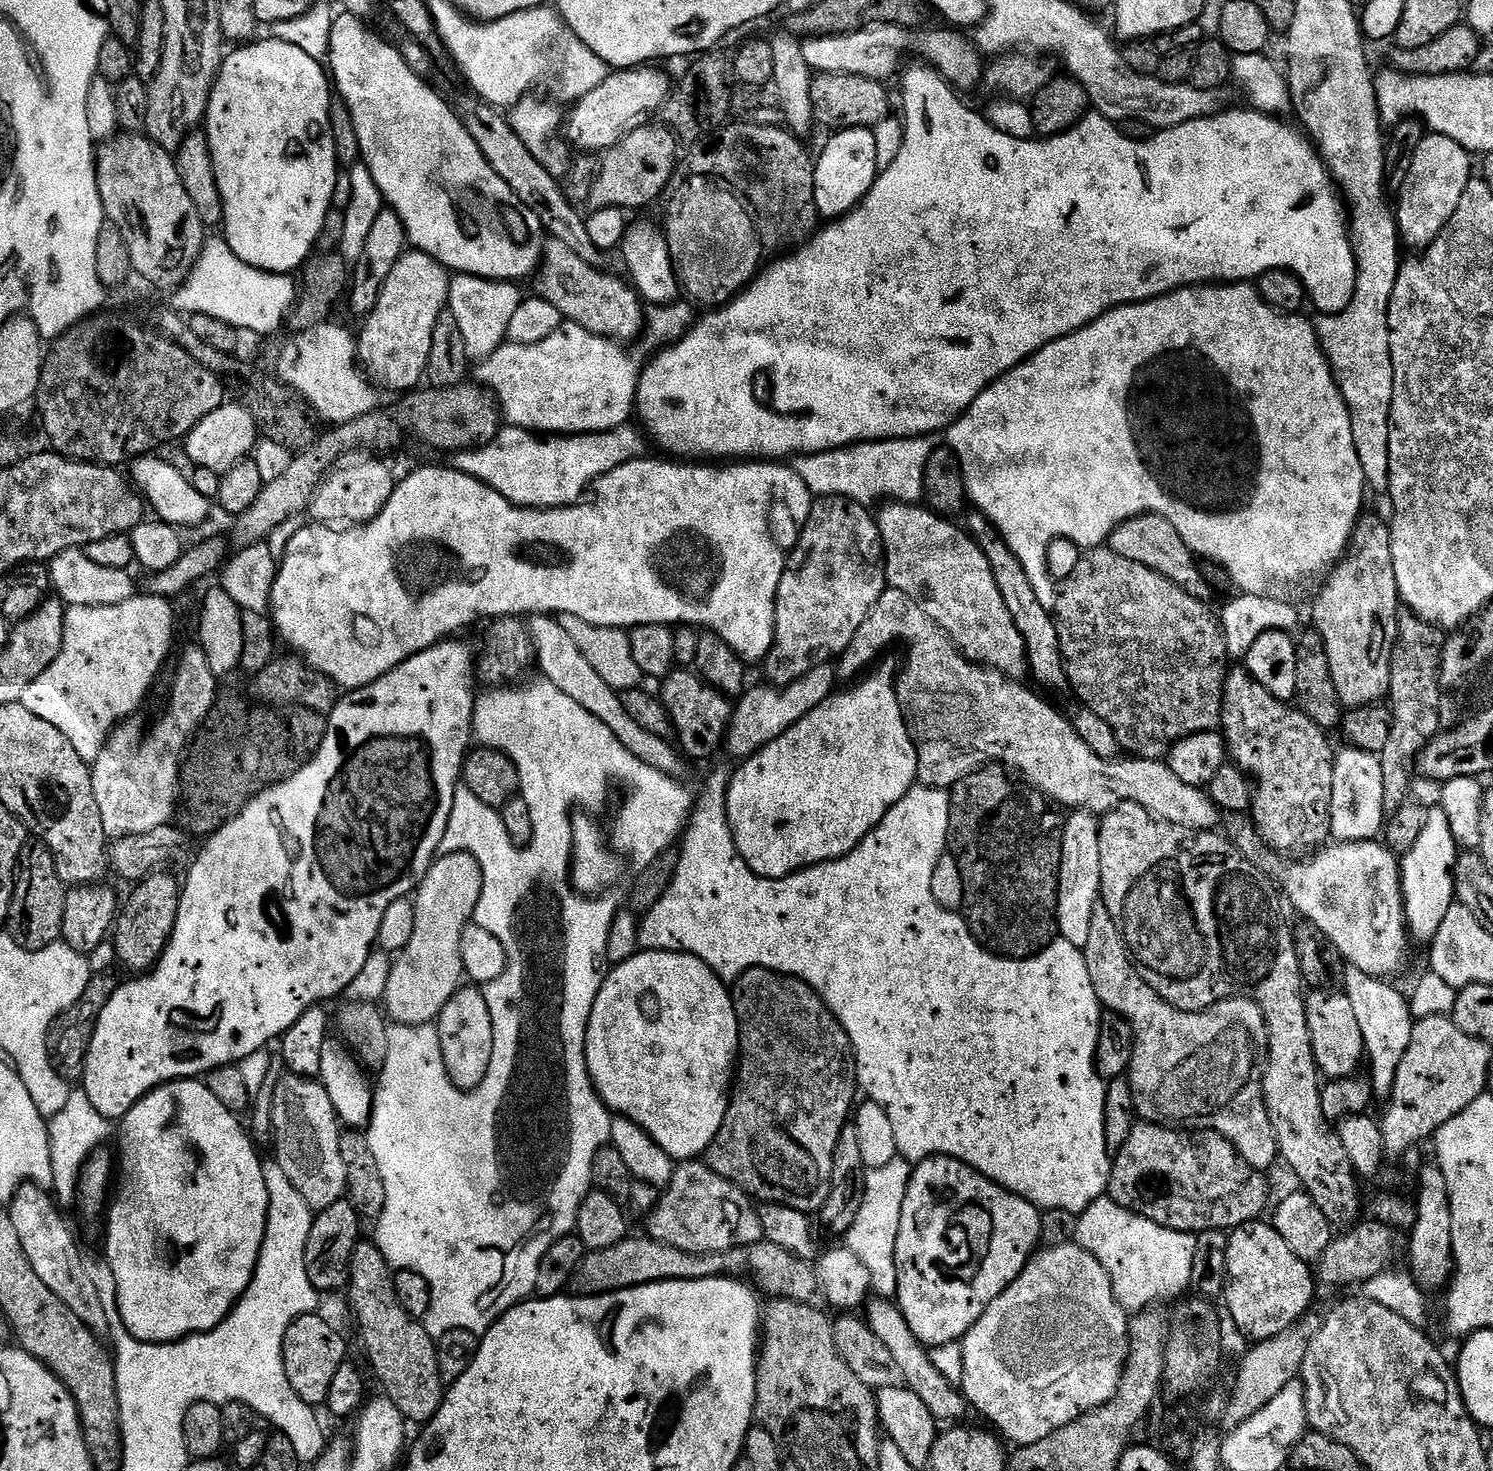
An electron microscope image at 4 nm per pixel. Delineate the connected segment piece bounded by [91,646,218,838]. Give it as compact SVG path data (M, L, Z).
M200 646L188 648L180 656L180 669L176 672L176 685L172 688L172 705L164 721L152 732L149 740L140 744L140 728L135 719L121 723L106 746L91 765L94 798L104 819L104 831L109 837L137 836L169 823L172 799L177 799L181 787L182 764L176 760L160 760L164 748L160 740L168 740L175 732L195 737L207 721L216 700L217 677L212 675L207 654Z

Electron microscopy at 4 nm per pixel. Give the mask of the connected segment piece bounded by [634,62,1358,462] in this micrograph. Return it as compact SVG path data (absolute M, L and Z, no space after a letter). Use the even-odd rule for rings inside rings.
M924 62L919 63L914 65L913 68L906 69L904 77L900 80L900 96L904 99L904 116L902 115L902 135L898 154L894 158L894 162L890 162L890 166L886 166L877 175L874 186L866 194L866 198L862 198L860 205L852 212L847 212L846 215L825 223L816 235L807 244L803 244L801 248L771 261L736 299L709 311L712 312L709 316L701 315L695 326L681 340L677 340L667 345L663 350L657 351L653 355L656 357L648 365L646 363L643 365L640 373L640 384L636 387L634 412L638 420L640 416L641 422L639 421L639 423L642 425L643 431L650 437L651 443L653 440L664 451L661 453L672 458L683 458L688 462L728 462L733 458L759 458L764 462L784 462L787 461L787 456L789 458L809 456L810 454L818 454L835 448L850 447L851 444L869 444L871 440L911 440L913 438L924 438L929 434L938 434L934 432L943 433L974 403L978 398L978 394L982 394L982 390L989 388L999 376L1005 376L1010 370L1014 370L1019 364L1026 362L1035 352L1042 350L1050 342L1054 342L1058 338L1066 338L1070 334L1082 330L1082 326L1094 322L1112 308L1121 308L1124 304L1137 304L1143 300L1153 300L1159 296L1165 296L1168 292L1177 292L1179 288L1215 283L1255 282L1259 280L1262 274L1282 270L1284 272L1293 272L1298 277L1302 282L1310 304L1317 308L1315 310L1317 313L1333 316L1342 310L1346 310L1346 306L1350 306L1356 289L1358 252L1352 246L1350 220L1346 215L1346 205L1316 145L1299 127L1296 127L1297 129L1291 128L1290 125L1283 124L1283 119L1270 116L1267 112L1257 112L1251 107L1243 106L1244 108L1234 109L1235 107L1233 107L1231 110L1219 112L1216 116L1203 116L1200 120L1186 122L1176 128L1165 128L1157 131L1149 140L1131 140L1122 135L1119 127L1113 121L1106 119L1102 113L1092 110L1089 111L1088 115L1083 116L1073 128L1062 134L1047 138L1019 140L1018 138L1010 138L1010 134L1002 134L1002 130L998 130L988 121L987 115L980 113L979 116L970 105L963 104L960 101L961 93L952 84L948 83L937 72L936 68Z

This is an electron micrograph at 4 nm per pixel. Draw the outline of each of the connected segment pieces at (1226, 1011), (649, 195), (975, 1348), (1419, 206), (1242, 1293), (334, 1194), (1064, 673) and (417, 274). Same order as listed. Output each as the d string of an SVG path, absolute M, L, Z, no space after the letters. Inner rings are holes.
M1111 927L1105 932L1093 930L1090 942L1086 942L1082 951L1086 970L1090 970L1090 982L1094 982L1101 1005L1121 1016L1132 1027L1132 1054L1126 1068L1126 1079L1132 1087L1137 1117L1145 1124L1157 1124L1163 1128L1222 1134L1235 1146L1238 1154L1250 1162L1250 1166L1268 1170L1272 1163L1277 1163L1280 1151L1264 1101L1268 1027L1262 1010L1243 994L1217 1000L1211 1008L1198 1012L1183 1012L1173 1004L1167 1004L1136 969L1136 962L1124 945L1119 927Z
M649 122L644 127L626 134L622 142L618 142L603 153L599 161L599 176L590 190L587 207L592 212L603 208L644 208L663 197L670 178L676 170L678 139L671 128Z
M1075 1242L1053 1248L1041 1247L1024 1267L1022 1274L1018 1274L1018 1278L1014 1278L1012 1285L1006 1290L1002 1290L1002 1294L998 1294L998 1298L994 1298L994 1302L990 1302L990 1306L986 1306L982 1318L978 1318L978 1322L974 1322L972 1329L964 1335L962 1341L964 1349L962 1393L964 1399L973 1409L976 1407L986 1419L992 1420L993 1426L991 1425L991 1427L997 1433L1002 1434L1005 1441L1013 1440L1013 1445L1016 1446L1042 1442L1042 1438L1054 1434L1054 1430L1058 1430L1062 1426L1074 1422L1078 1417L1112 1401L1114 1394L1120 1388L1124 1367L1128 1365L1130 1359L1129 1319L1129 1313L1114 1294L1114 1286L1110 1286L1110 1274L1106 1274L1106 1270L1102 1270L1102 1262L1098 1262L1098 1258L1094 1258L1094 1254L1090 1254Z
M1433 132L1425 134L1411 159L1410 172L1394 200L1396 224L1400 228L1400 238L1405 249L1423 250L1442 234L1442 230L1454 218L1466 186L1474 179L1473 157L1465 148L1458 146L1454 138L1446 138Z
M1263 1219L1251 1220L1231 1229L1226 1250L1226 1282L1222 1300L1228 1303L1228 1312L1240 1332L1249 1336L1249 1341L1259 1342L1277 1336L1282 1330L1292 1327L1301 1318L1309 1315L1308 1307L1316 1296L1318 1280L1309 1261L1298 1258L1290 1246L1286 1246L1282 1234Z
M284 1074L272 1092L272 1128L276 1131L275 1163L282 1166L286 1178L290 1178L294 1190L302 1194L305 1202L312 1209L319 1210L326 1206L334 1206L334 1202L341 1200L348 1186L346 1166L342 1162L340 1149L342 1125L336 1119L334 1102L330 1102L330 1094L324 1089L319 1079Z
M972 510L967 516L966 531L990 561L990 570L994 570L994 582L998 582L998 590L1010 609L1014 624L1018 626L1018 634L1022 634L1024 639L1030 676L1048 688L1065 687L1068 684L1068 671L1064 669L1055 615L1049 608L1042 606L1042 602L1038 602L1038 594L1034 594L1034 586L1030 586L1030 578L1026 578L1026 570L1022 570L1022 562L1018 562L1014 550L1010 550L1010 546L1000 537L1000 531L981 512Z
M408 250L398 258L394 270L390 270L390 278L386 278L378 294L374 310L363 321L364 329L358 332L358 360L373 385L404 394L415 389L425 379L430 358L430 342L434 338L434 326L440 321L448 302L449 283L449 269L443 268L424 252Z

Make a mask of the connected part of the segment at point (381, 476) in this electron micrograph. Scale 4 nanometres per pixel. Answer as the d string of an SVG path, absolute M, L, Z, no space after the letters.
M356 458L353 464L341 463L324 477L320 488L314 494L310 516L313 521L329 526L355 526L368 524L390 502L390 494L396 489L397 477L392 477L392 472L383 464L380 458Z

